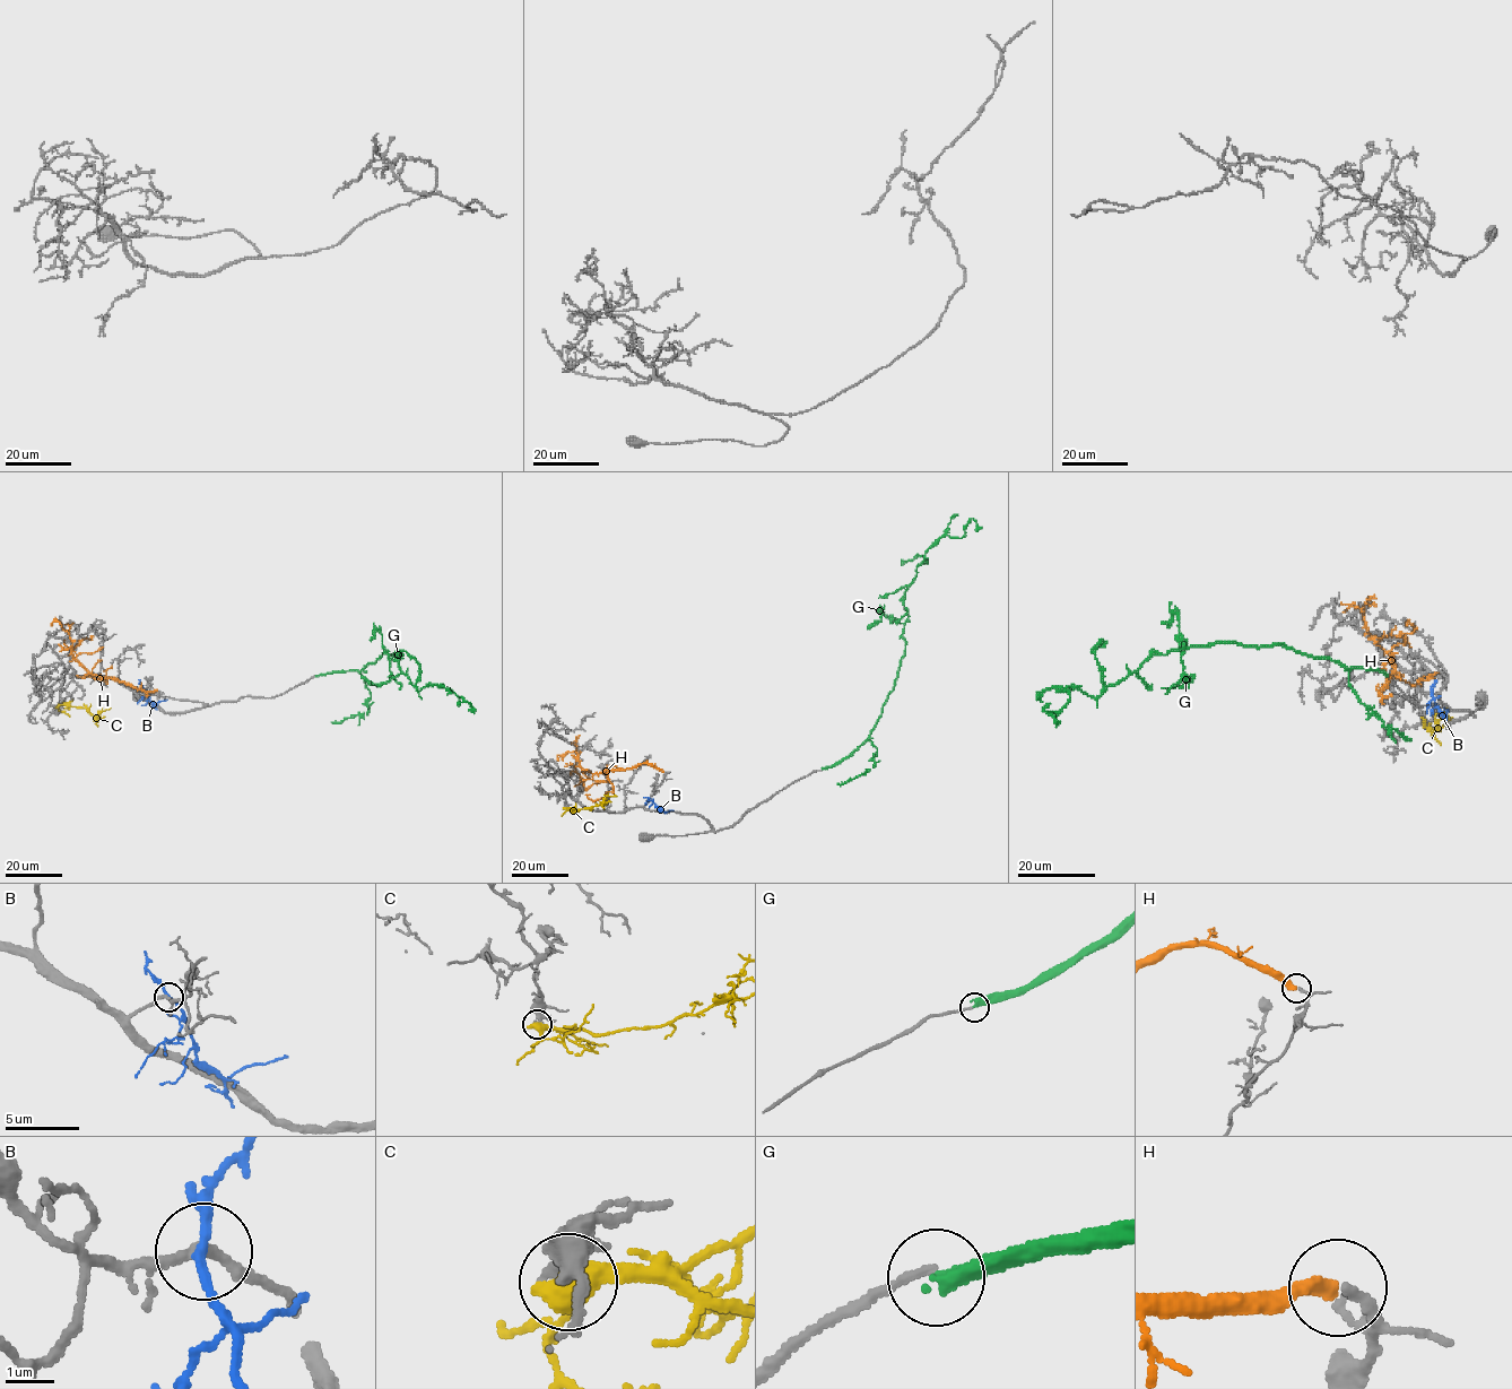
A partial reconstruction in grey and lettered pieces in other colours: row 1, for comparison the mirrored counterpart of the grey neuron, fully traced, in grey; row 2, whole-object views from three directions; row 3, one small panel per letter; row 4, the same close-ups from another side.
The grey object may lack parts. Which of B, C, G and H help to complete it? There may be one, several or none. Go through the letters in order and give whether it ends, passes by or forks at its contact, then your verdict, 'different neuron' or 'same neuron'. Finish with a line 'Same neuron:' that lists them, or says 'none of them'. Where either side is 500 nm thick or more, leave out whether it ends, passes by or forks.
B: it passes by | different neuron
C: it passes by | different neuron
G: it ends | different neuron
H: it ends | different neuron
Same neuron: none of them

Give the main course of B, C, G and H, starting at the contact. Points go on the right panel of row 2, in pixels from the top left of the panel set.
B: (1431, 692), (1434, 703), (1445, 717), (1443, 708)
C: (1441, 714), (1436, 728), (1424, 727), (1425, 719)
G: (1388, 676), (1279, 643), (1172, 649), (1095, 697), (1068, 687), (1059, 712), (1043, 710), (1057, 727)
H: (1391, 695), (1380, 693), (1393, 673), (1390, 656), (1373, 639), (1411, 633), (1414, 626), (1407, 625), (1408, 622)

